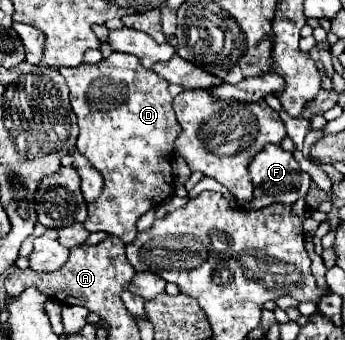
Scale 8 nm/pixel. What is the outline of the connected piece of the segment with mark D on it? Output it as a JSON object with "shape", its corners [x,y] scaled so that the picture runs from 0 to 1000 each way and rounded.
{"shape":[[[325,156],[290,185],[232,185],[226,197],[174,197],[174,221],[191,232],[203,262],[203,309],[226,344],[226,444],[278,491],[301,526],[301,562],[284,585],[255,597],[255,638],[243,674],[261,685],[313,685],[348,697],[359,715],[383,715],[394,697],[394,650],[441,609],[504,574],[499,515],[499,438],[522,391],[499,321],[499,285],[487,274],[487,238],[464,232],[441,203],[412,197],[394,162]]]}

